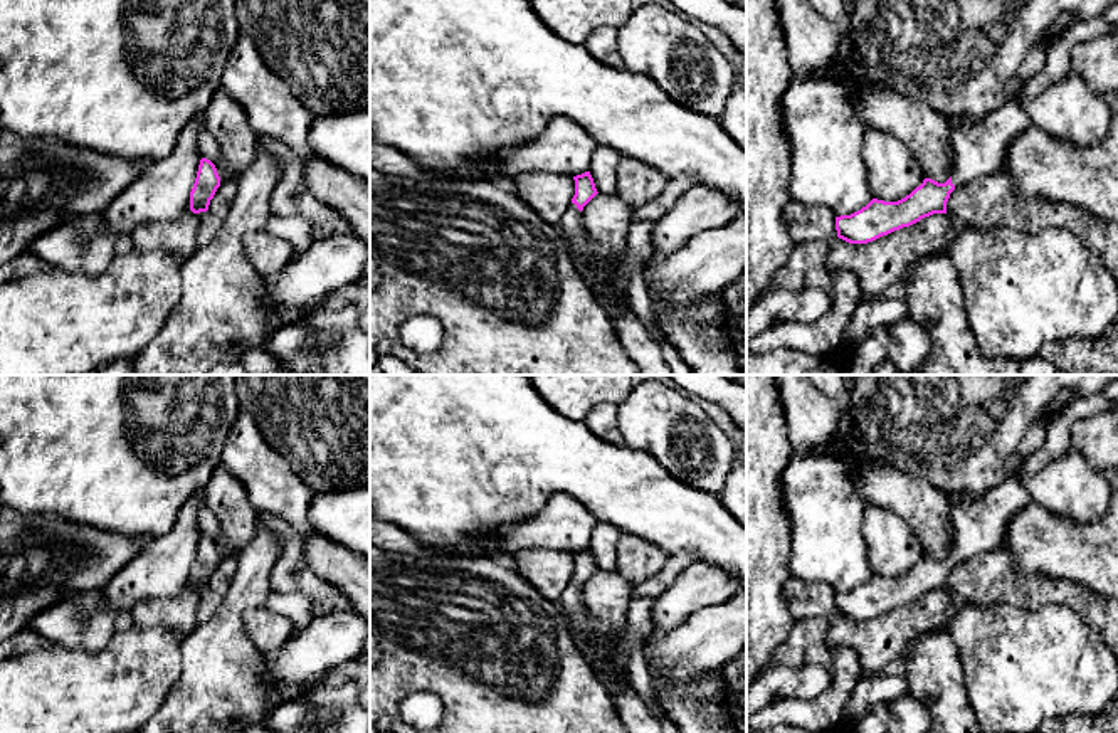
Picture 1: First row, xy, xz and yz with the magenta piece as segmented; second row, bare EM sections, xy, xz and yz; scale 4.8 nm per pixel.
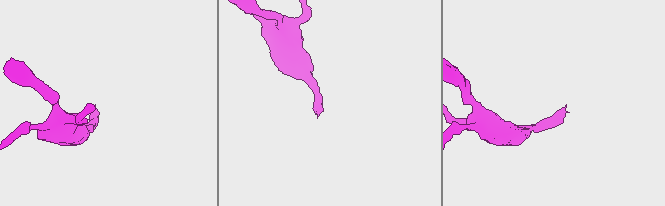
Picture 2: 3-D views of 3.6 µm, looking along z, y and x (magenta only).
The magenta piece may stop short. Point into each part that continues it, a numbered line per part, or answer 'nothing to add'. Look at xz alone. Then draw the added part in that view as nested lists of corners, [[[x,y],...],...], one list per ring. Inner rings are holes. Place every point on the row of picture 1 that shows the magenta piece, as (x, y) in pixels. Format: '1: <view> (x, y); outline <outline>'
1: xz (570, 224); outline [[[570,203],[558,227],[567,235],[570,245],[580,254],[582,259],[595,259],[597,249],[593,247],[592,240],[587,237],[583,230],[582,212],[577,208],[575,203]]]

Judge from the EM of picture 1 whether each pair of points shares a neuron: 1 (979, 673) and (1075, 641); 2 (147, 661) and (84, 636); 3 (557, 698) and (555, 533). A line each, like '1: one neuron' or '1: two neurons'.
1: one neuron
2: two neurons
3: two neurons

